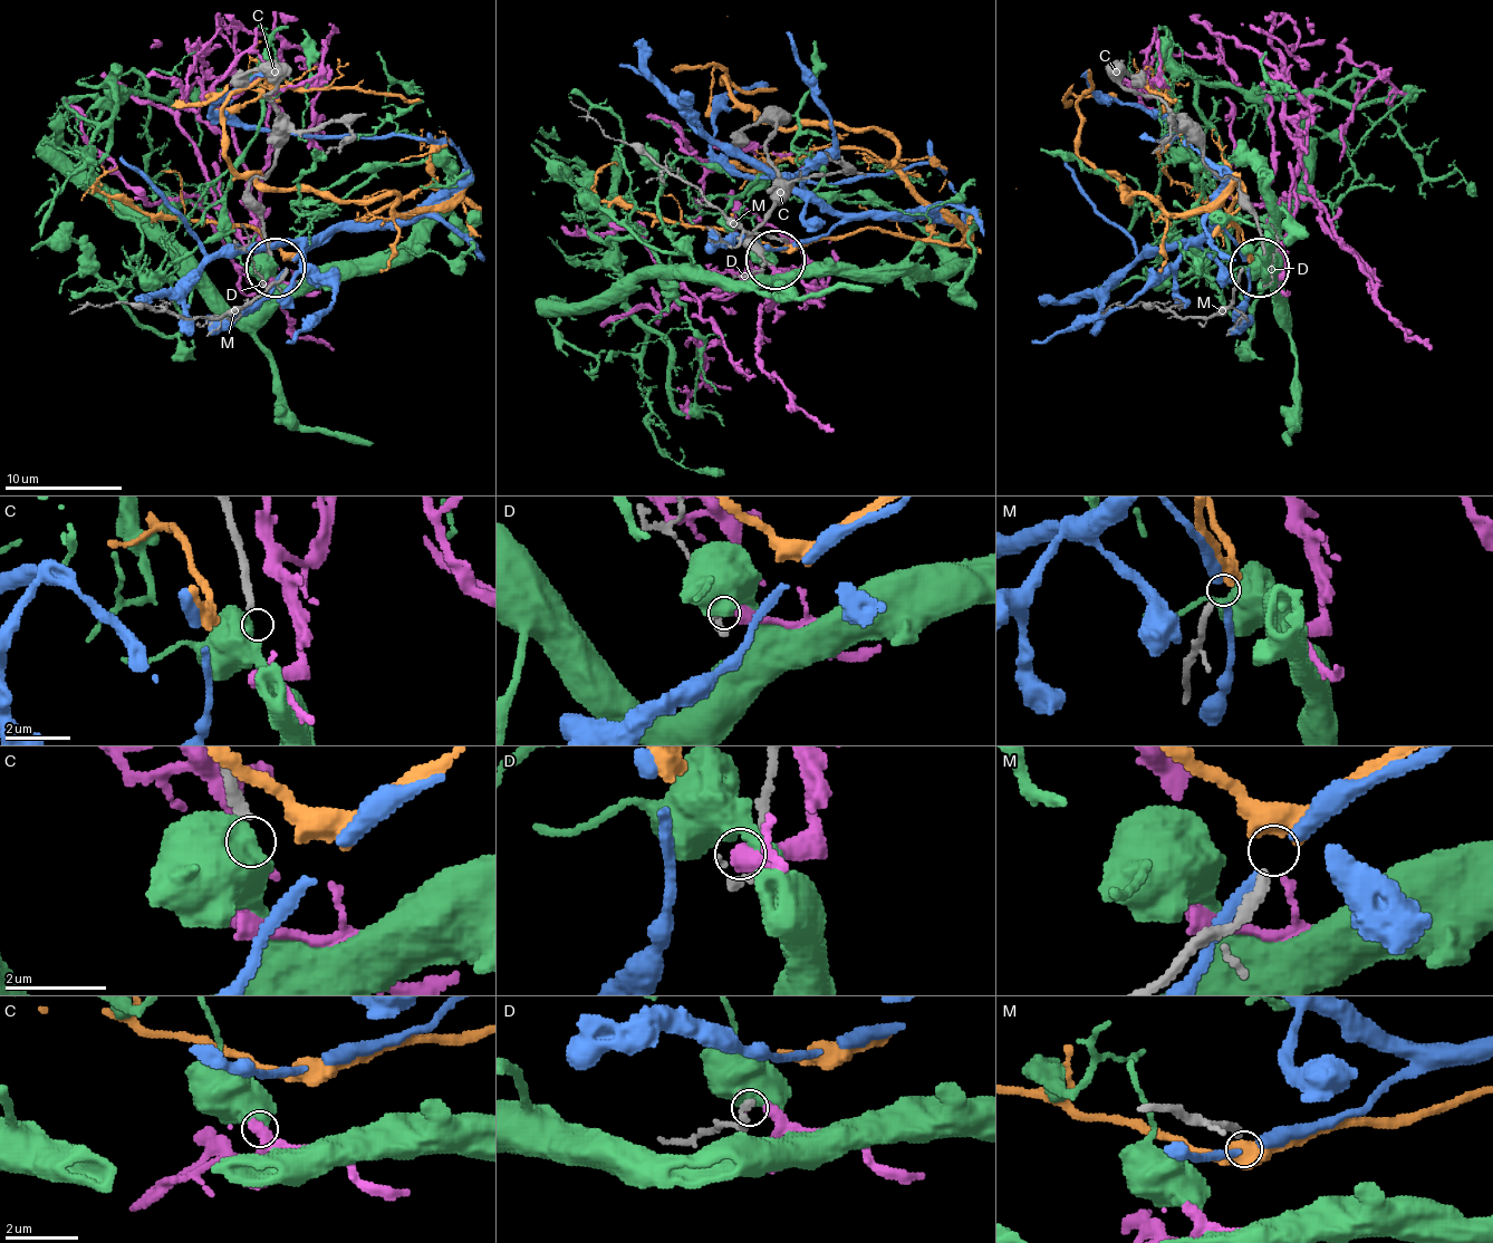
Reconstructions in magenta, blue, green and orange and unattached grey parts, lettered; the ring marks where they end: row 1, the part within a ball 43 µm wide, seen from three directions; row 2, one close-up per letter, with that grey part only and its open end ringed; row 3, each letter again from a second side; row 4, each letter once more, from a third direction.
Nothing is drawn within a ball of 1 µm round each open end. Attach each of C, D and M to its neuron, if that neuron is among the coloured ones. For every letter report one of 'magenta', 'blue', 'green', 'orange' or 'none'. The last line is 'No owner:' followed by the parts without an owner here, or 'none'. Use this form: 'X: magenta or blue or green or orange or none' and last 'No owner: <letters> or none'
C: green
D: magenta
M: orange
No owner: none

